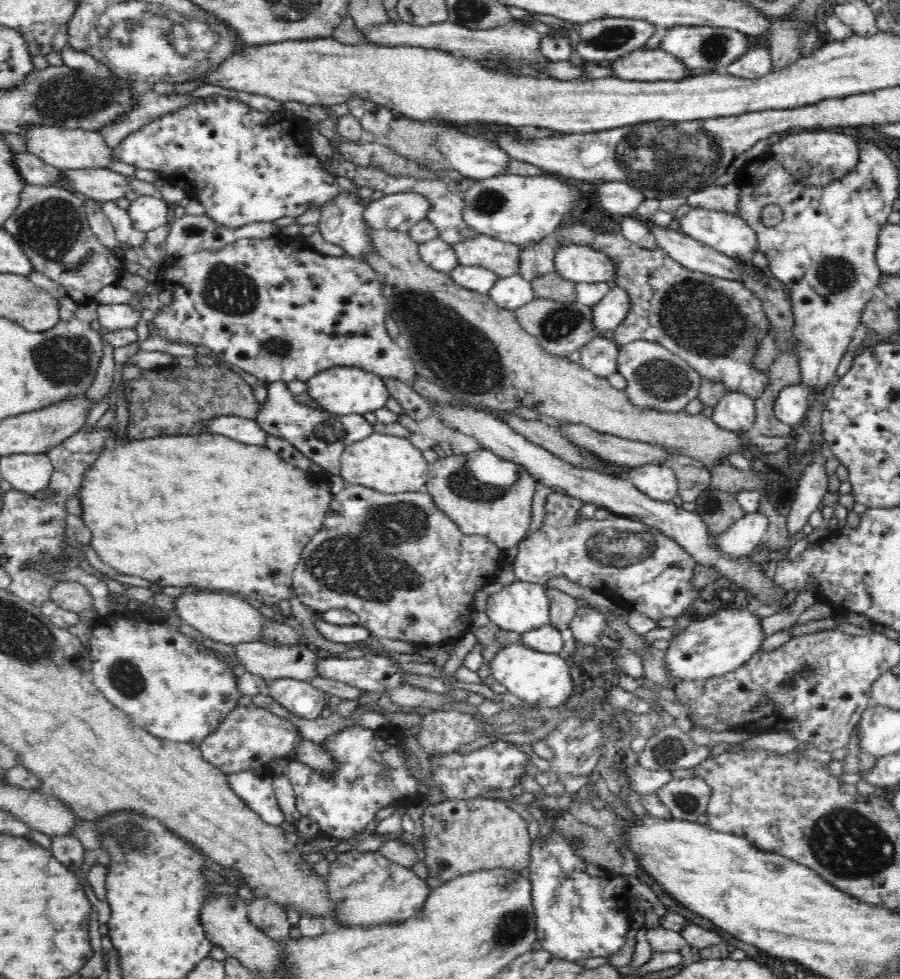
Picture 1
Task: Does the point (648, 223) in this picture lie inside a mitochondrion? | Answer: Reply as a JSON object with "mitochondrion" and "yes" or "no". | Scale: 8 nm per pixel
{"mitochondrion":"no"}

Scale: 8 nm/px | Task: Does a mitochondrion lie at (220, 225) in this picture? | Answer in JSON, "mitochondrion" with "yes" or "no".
{"mitochondrion":"no"}

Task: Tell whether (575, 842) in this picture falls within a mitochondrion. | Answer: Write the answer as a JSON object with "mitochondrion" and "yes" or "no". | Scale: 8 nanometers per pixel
{"mitochondrion":"no"}

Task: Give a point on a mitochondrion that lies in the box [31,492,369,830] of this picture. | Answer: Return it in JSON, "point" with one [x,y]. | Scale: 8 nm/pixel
{"point":[128,681]}

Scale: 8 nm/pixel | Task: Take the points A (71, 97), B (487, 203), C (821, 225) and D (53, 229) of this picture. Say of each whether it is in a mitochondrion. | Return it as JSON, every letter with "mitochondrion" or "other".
{"A":"mitochondrion","B":"mitochondrion","C":"other","D":"mitochondrion"}

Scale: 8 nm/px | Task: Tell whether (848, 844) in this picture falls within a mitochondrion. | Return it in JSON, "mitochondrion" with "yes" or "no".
{"mitochondrion":"yes"}

